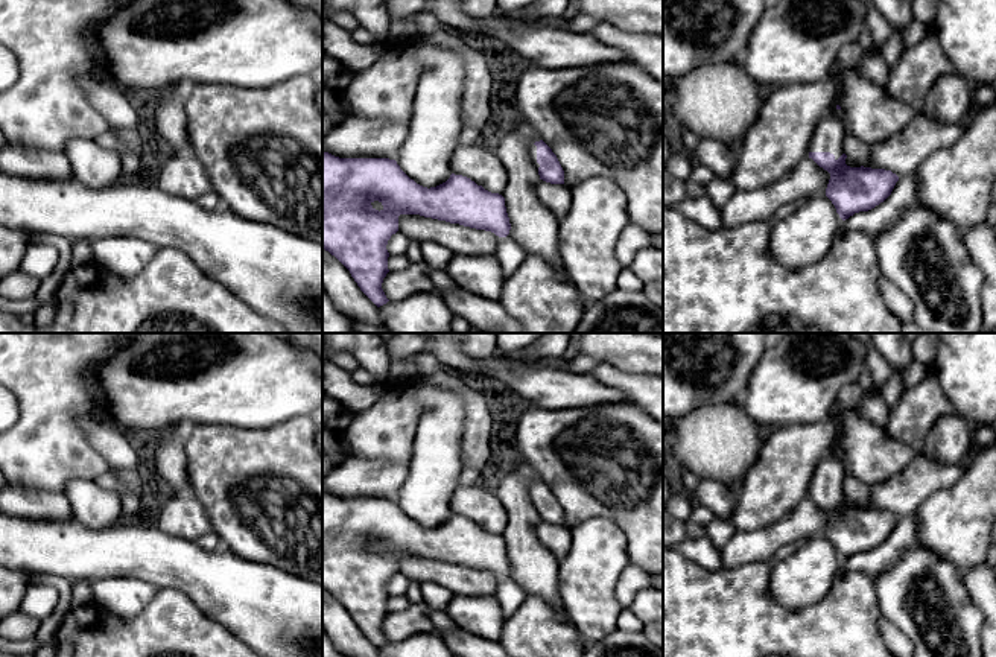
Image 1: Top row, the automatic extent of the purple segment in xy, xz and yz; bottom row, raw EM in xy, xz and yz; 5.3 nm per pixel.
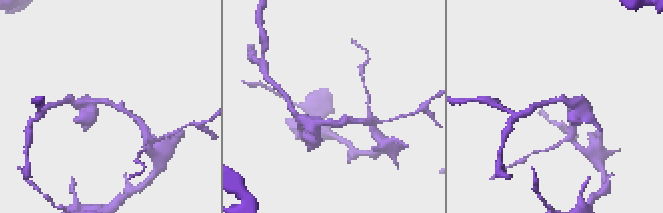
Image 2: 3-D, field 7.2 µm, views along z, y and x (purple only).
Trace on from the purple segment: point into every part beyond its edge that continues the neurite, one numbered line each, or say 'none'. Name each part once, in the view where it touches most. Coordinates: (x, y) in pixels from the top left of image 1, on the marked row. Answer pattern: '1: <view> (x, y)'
1: yz (827, 136)

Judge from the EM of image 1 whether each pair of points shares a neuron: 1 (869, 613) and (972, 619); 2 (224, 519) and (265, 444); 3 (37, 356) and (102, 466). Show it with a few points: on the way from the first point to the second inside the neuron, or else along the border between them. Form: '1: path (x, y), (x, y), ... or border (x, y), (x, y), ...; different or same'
1: border (872, 578), (881, 615); different
2: path (244, 502), (257, 488), (257, 475), (265, 464); same
3: path (53, 385), (53, 423), (73, 443); same

